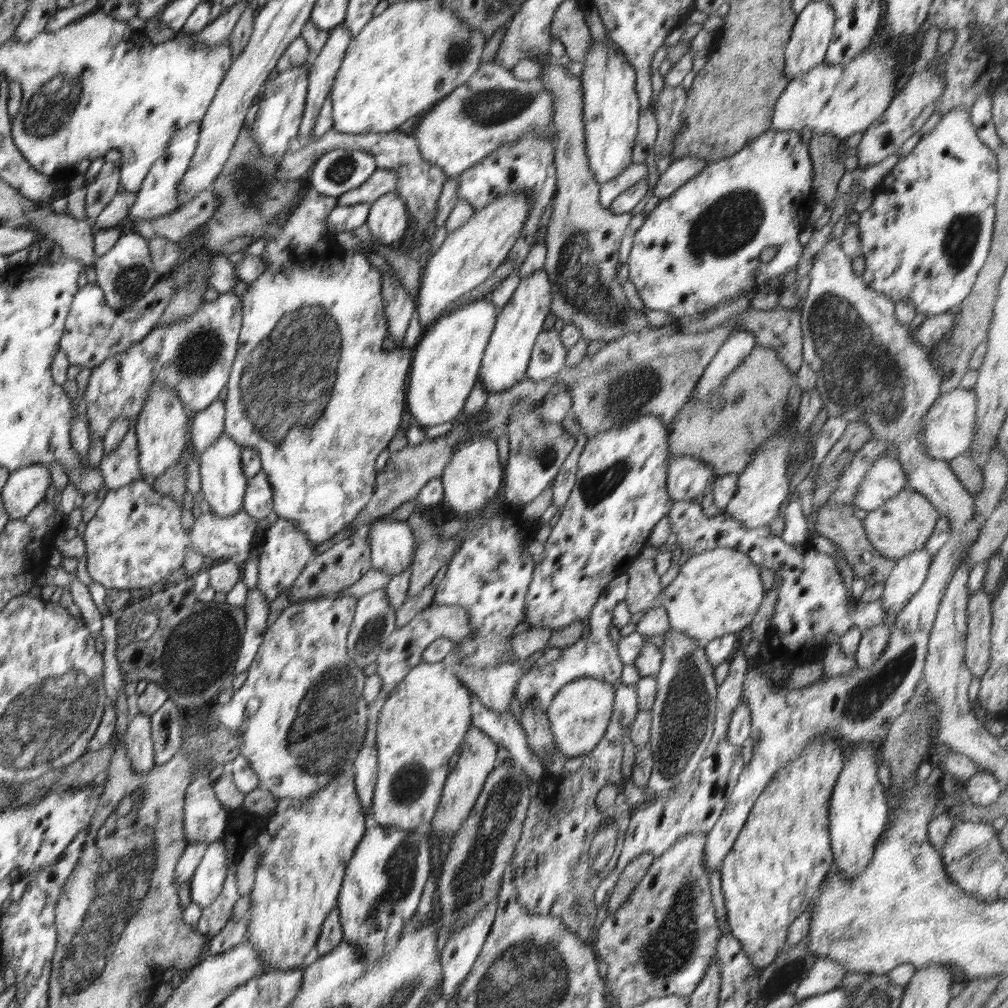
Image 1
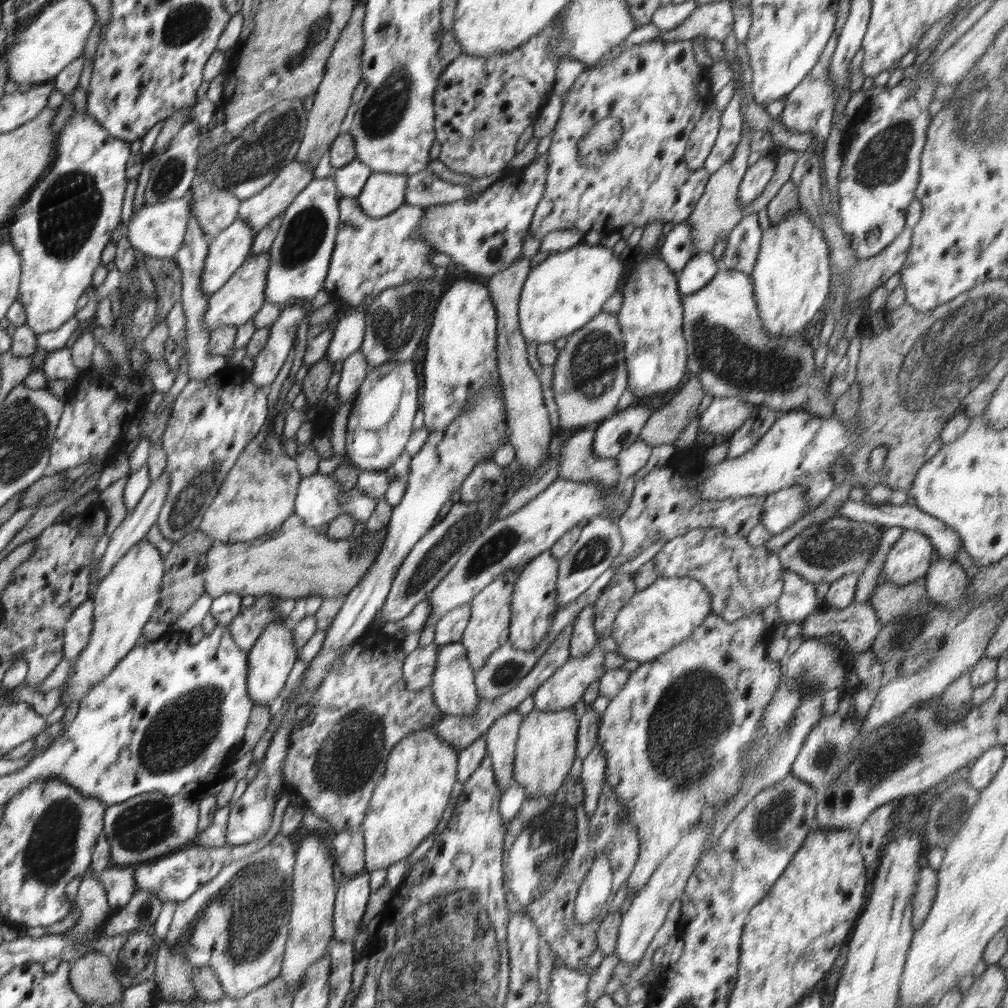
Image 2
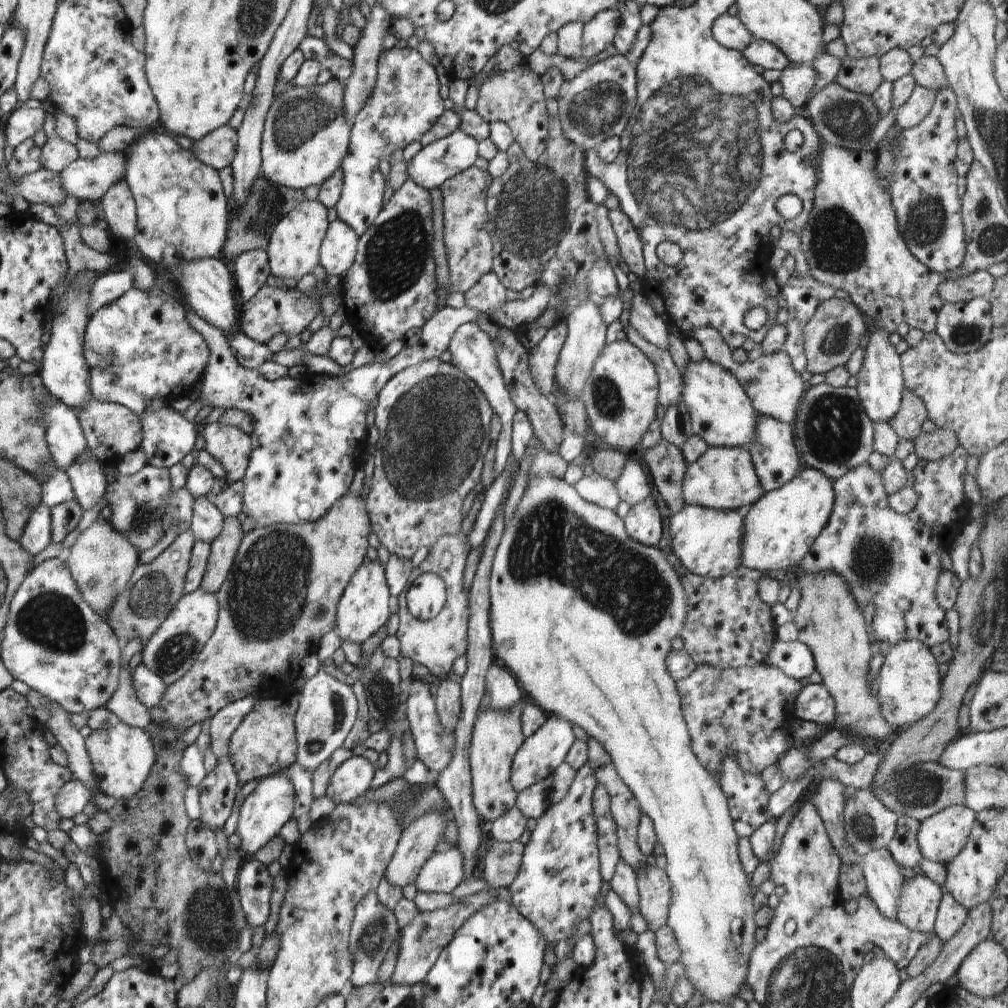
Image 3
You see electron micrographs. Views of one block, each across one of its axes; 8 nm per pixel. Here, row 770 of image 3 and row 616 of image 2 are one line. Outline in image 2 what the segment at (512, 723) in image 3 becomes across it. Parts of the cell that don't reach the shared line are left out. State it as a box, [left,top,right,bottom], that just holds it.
[460,568,520,673]

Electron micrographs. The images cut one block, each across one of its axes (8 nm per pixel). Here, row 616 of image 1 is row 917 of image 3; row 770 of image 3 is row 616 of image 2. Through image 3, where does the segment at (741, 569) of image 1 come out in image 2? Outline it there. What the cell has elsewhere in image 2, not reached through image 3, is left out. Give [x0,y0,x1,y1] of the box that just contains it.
[612,577,711,663]

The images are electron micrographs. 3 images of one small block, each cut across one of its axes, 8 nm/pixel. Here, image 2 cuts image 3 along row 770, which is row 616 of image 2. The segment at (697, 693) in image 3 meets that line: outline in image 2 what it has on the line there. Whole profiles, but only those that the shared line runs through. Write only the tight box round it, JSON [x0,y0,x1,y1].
[597,611,785,898]

